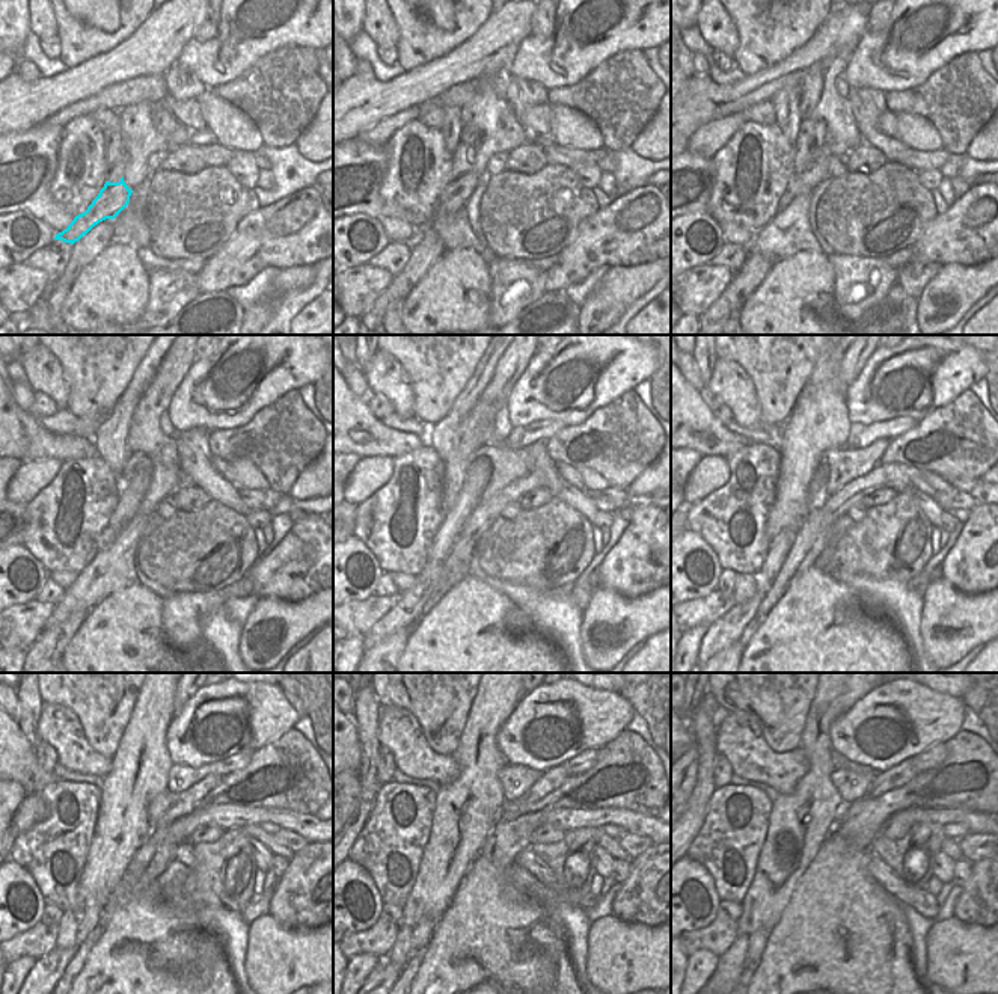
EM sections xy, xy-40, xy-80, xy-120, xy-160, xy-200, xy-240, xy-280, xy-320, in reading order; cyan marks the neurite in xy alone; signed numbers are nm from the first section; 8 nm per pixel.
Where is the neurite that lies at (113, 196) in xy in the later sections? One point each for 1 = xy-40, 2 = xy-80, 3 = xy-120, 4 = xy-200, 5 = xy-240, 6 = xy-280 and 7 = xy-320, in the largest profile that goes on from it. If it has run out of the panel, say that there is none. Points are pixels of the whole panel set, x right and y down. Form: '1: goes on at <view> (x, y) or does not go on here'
1: goes on at xy-40 (454, 196)
2: goes on at xy-80 (817, 171)
3: goes on at xy-120 (165, 481)
4: goes on at xy-200 (843, 468)
5: goes on at xy-240 (166, 807)
6: goes on at xy-280 (551, 780)
7: goes on at xy-320 (894, 777)

